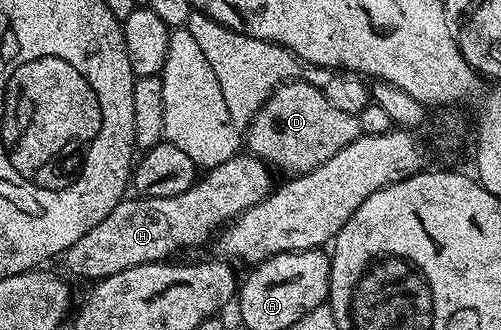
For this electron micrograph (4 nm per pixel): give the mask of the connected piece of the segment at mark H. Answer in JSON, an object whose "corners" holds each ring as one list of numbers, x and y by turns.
{"corners":[[237,153,230,161,207,168,192,187,186,189,186,193,178,193,178,197,125,197,86,237,78,237,78,241,64,251,64,267,76,279,95,281,122,273,122,269,134,265,171,260,175,251,184,251,187,247,200,247,229,221,272,194,271,174,268,164,255,155]]}

